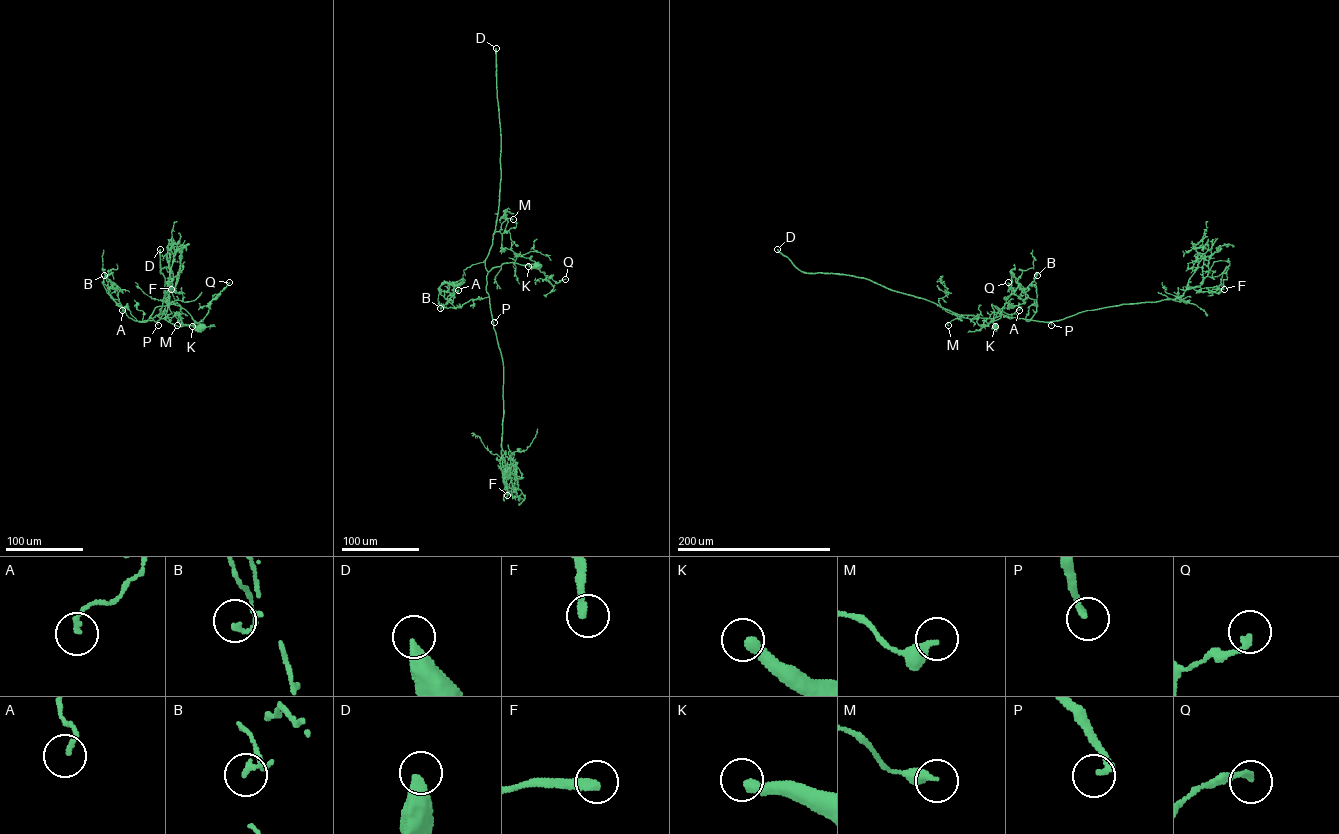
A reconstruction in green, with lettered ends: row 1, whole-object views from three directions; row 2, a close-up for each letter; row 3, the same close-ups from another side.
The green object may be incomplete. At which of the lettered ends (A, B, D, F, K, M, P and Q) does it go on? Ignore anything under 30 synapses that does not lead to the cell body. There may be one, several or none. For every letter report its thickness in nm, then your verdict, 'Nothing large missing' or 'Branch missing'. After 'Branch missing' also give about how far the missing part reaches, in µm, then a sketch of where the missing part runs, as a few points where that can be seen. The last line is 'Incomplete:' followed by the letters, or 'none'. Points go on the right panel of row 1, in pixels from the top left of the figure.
A: Thickness 140 nm. Nothing large missing
B: Thickness 170 nm. Nothing large missing
D: Thickness 440 nm. Branch missing. Missing length about 250 µm. Course of what is missing: (777, 249), (730, 223), (683, 211), (674, 213), (682, 211), (686, 215), (694, 203), (695, 209), (685, 214)
F: Thickness 240 nm. Branch missing. Missing length about 50 µm. Course of what is missing: (1224, 289), (1244, 283), (1243, 274)
K: Thickness 400 nm. Nothing large missing
M: Thickness 320 nm. Branch missing. Missing length about 45 µm
P: Thickness 240 nm. Branch missing. Missing length about 180 µm. Course of what is missing: (1051, 325), (1055, 323), (1020, 317), (1017, 311), (1023, 303), (1022, 298), (1009, 297)
Q: Thickness 170 nm. Nothing large missing
Incomplete: D, F, M, P

